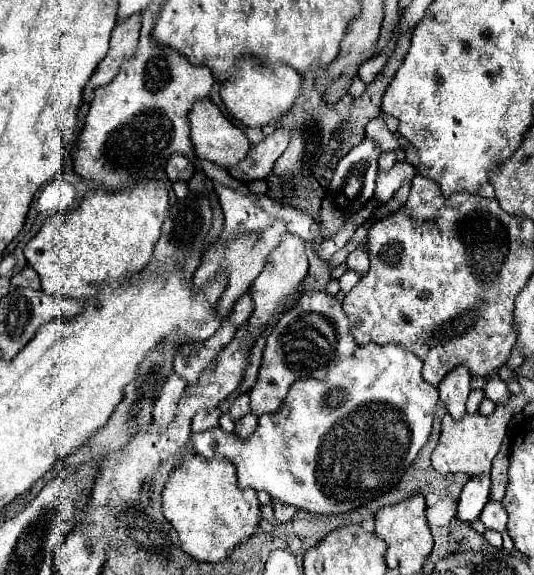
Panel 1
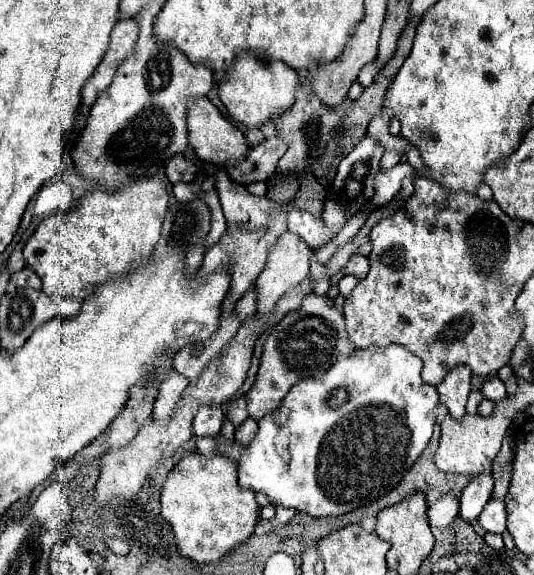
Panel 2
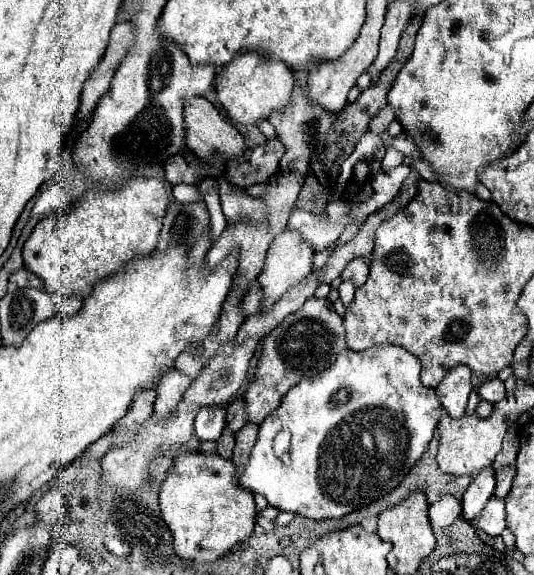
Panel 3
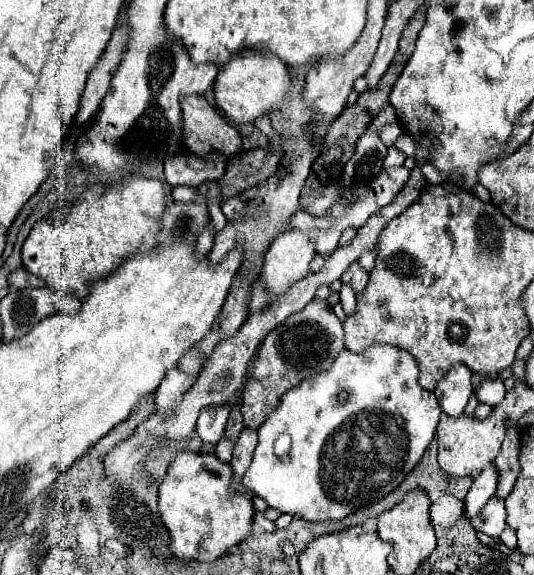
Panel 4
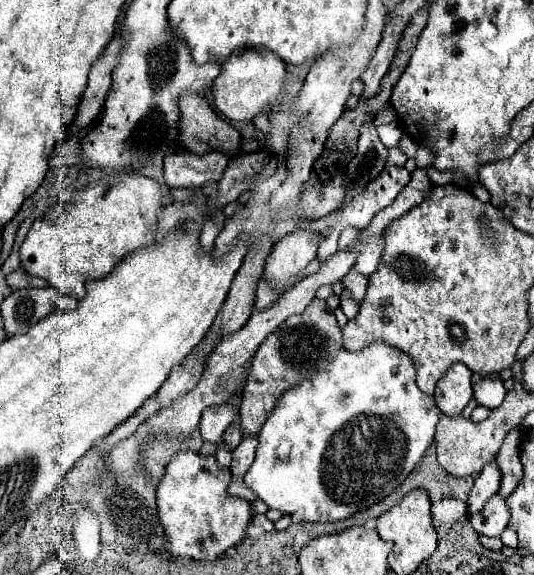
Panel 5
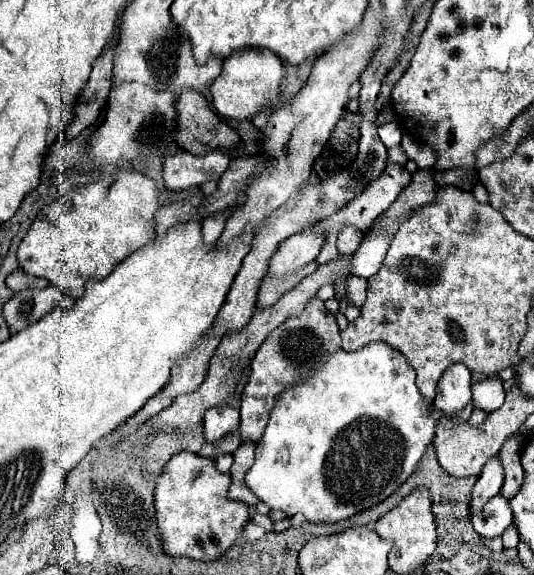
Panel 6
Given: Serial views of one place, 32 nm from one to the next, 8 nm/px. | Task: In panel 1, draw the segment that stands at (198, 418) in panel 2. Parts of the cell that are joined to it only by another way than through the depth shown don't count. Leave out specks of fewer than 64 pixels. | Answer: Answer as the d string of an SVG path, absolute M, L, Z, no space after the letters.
M202 408L194 414L192 418L192 432L204 432L208 428L218 428L220 426L220 408Z

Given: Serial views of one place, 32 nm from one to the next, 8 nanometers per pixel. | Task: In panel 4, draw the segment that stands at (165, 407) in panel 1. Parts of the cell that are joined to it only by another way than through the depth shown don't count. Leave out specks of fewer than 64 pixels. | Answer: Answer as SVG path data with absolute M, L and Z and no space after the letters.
M182 370L168 372L168 376L160 384L160 388L156 390L156 406L158 406L158 412L162 412L166 408L172 408L194 386L196 380L198 380L198 374L188 376Z

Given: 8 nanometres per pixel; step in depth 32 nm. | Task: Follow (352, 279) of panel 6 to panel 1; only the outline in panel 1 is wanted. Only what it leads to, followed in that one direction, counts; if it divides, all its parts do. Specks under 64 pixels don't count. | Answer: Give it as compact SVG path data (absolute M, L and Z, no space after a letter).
M356 248L346 262L346 268L352 272L358 272L360 276L364 276L364 272L368 272L368 252L364 252L362 248Z

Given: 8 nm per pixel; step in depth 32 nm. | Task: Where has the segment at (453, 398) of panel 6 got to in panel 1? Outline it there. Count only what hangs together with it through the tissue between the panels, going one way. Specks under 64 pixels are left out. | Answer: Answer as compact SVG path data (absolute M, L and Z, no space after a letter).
M456 366L444 380L438 384L440 400L446 404L450 416L460 420L466 414L466 400L470 394L470 372L464 366Z

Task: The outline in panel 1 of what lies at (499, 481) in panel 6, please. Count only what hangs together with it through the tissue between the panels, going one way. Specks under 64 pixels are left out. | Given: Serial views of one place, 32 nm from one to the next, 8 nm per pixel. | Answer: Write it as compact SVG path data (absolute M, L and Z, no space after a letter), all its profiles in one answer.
M488 474L474 476L468 480L468 484L462 488L462 494L458 498L458 518L462 522L474 522L478 520L484 504L490 500L490 486L492 480Z

